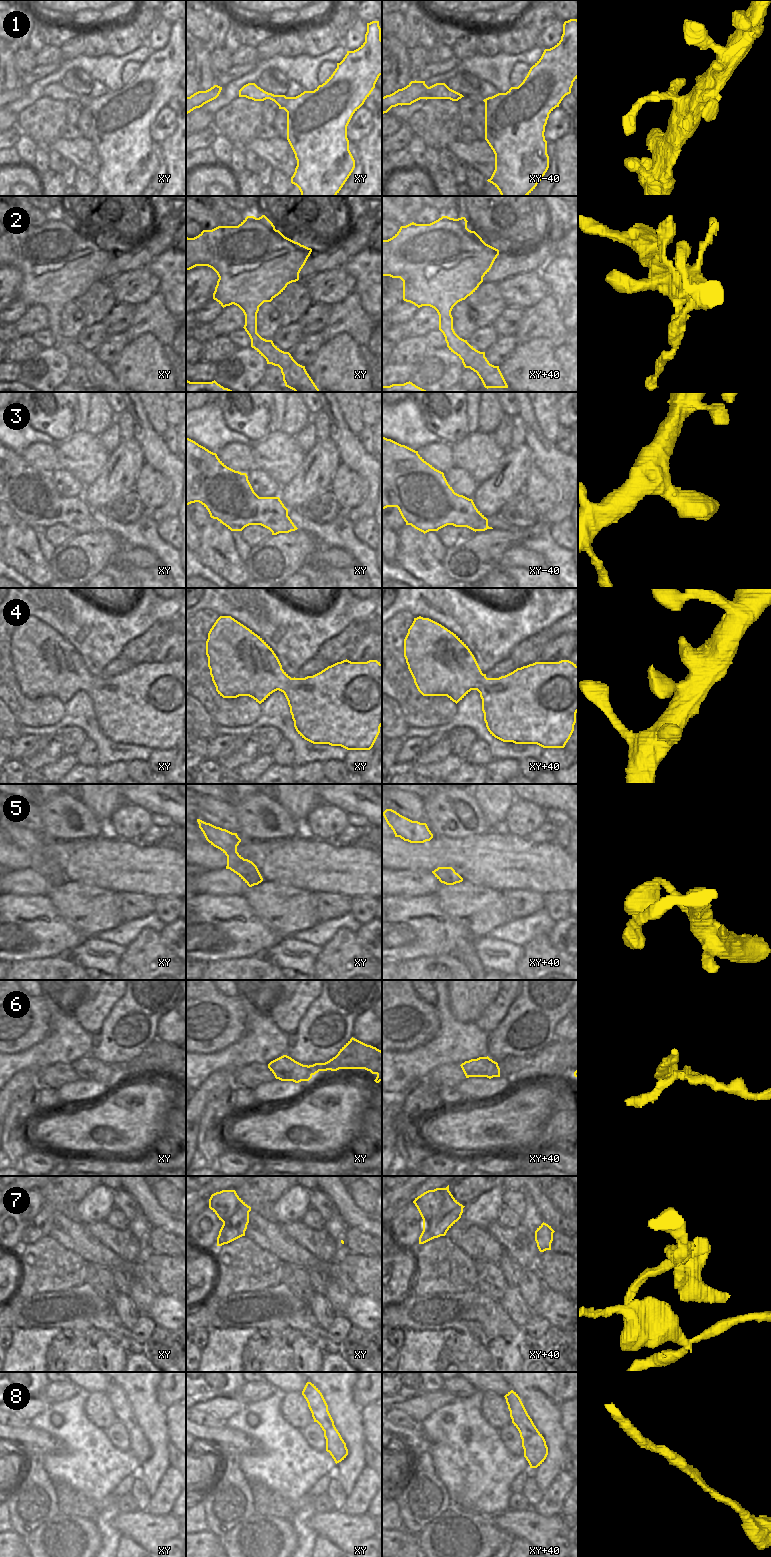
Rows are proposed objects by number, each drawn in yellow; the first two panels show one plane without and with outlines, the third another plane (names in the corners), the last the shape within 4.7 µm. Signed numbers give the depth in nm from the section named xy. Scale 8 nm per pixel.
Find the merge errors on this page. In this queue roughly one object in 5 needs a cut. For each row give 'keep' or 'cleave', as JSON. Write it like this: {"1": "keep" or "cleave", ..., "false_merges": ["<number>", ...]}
{"1": "keep", "2": "cleave", "3": "keep", "4": "keep", "5": "keep", "6": "cleave", "7": "cleave", "8": "keep", "false_merges": ["2", "6", "7"]}

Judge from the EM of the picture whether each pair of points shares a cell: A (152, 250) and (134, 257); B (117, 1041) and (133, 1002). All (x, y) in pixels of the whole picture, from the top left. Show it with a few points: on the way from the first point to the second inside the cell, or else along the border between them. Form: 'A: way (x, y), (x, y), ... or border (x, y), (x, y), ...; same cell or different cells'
A: way (148, 250), (138, 256); same cell
B: way (127, 1031), (133, 1020), (133, 1012); same cell

